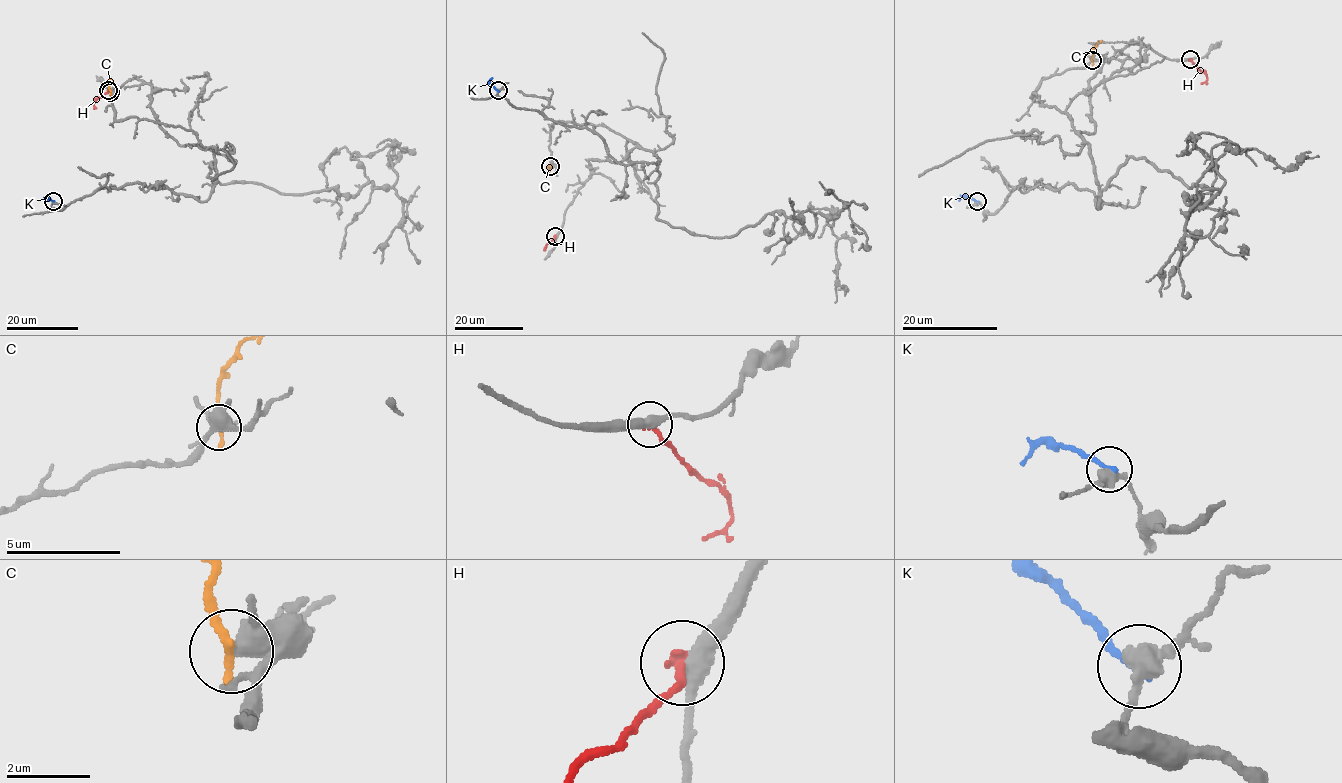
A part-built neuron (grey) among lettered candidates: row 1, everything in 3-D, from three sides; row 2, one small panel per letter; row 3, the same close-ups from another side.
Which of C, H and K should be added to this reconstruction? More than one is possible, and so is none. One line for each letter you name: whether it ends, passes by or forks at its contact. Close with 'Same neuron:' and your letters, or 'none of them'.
H: It ends there
Same neuron: H

